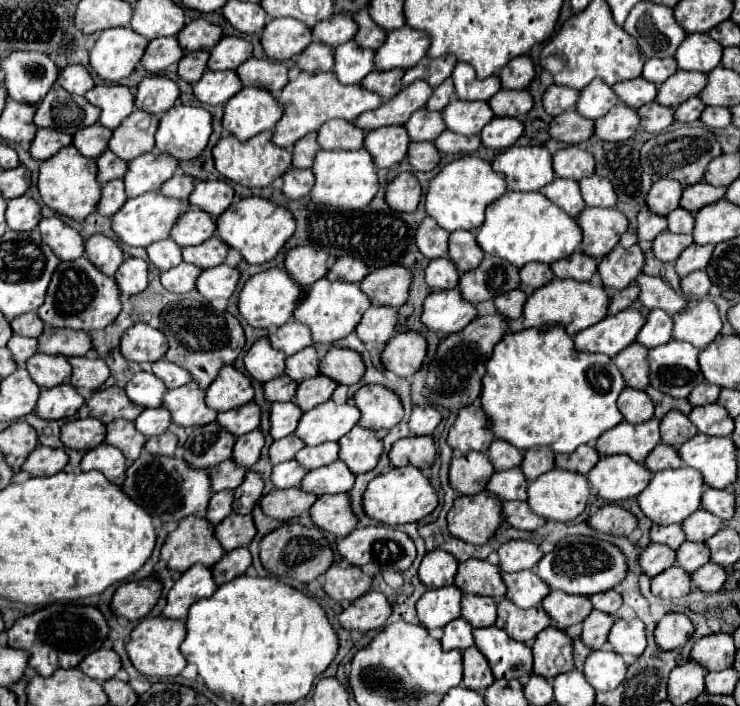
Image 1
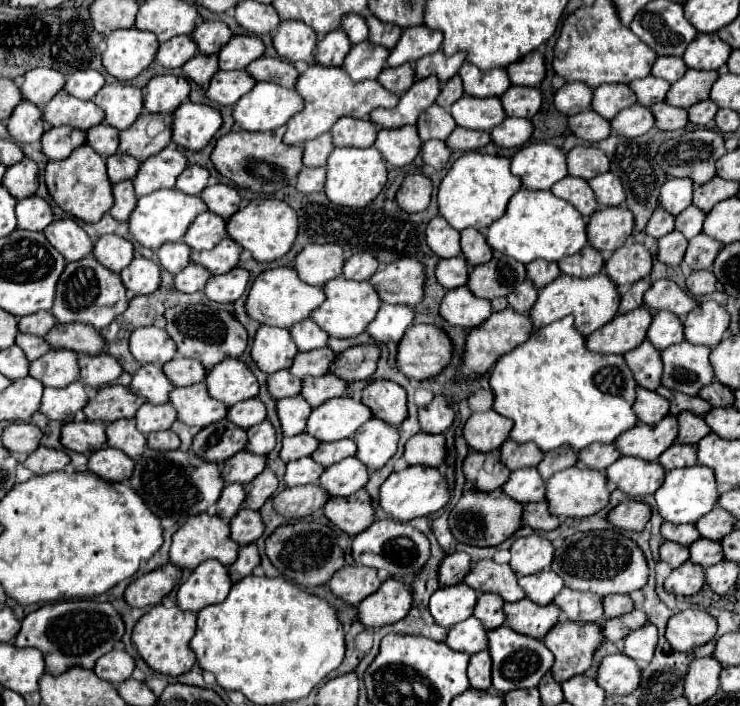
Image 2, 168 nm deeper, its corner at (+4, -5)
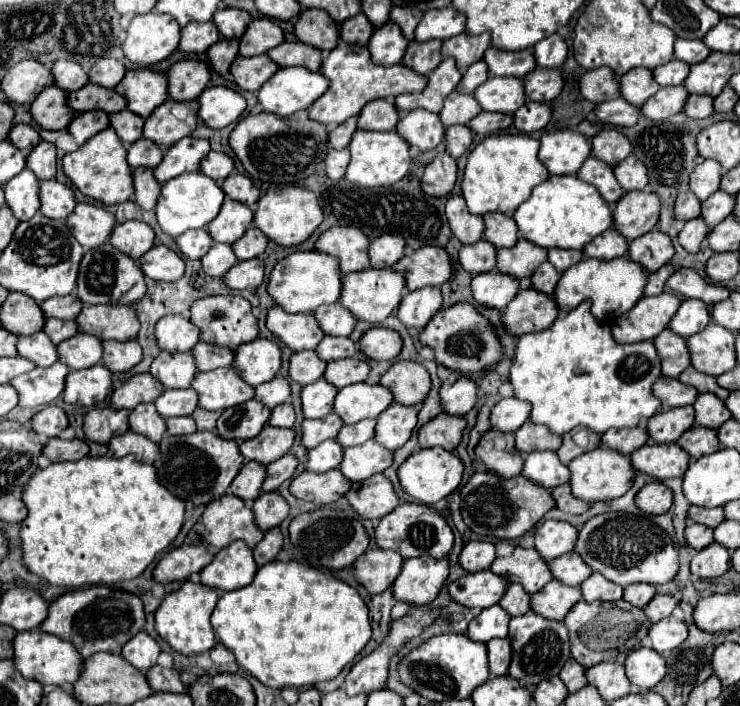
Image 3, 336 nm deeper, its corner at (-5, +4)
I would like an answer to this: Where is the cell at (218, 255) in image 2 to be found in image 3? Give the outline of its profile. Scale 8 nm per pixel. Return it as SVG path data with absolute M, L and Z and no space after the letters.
M251 226L247 230L247 234L233 244L237 260L249 260L249 258L261 256L265 252L265 248L267 248L267 242L269 242L267 236L257 226Z

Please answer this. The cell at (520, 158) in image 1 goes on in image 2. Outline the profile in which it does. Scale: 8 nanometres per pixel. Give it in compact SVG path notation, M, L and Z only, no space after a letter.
M532 143L512 157L510 171L522 179L522 189L550 189L566 177L566 155L554 145Z

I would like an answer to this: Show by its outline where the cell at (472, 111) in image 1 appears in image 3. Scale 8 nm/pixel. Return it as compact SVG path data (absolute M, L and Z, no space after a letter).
M491 76L479 90L473 94L483 110L489 112L505 112L513 114L527 102L527 96L523 94L523 78L497 78Z

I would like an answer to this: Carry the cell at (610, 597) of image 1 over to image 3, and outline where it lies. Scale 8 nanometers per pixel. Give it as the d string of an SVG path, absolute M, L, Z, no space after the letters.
M631 584L625 588L623 598L633 606L643 608L643 606L647 606L647 602L651 602L655 592L657 592L657 588L653 584Z

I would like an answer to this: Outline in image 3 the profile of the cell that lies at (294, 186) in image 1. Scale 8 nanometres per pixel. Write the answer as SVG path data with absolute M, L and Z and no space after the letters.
M329 150L327 154L327 176L333 178L333 180L339 180L343 178L345 170L347 170L347 162L351 160L351 154L349 150Z

